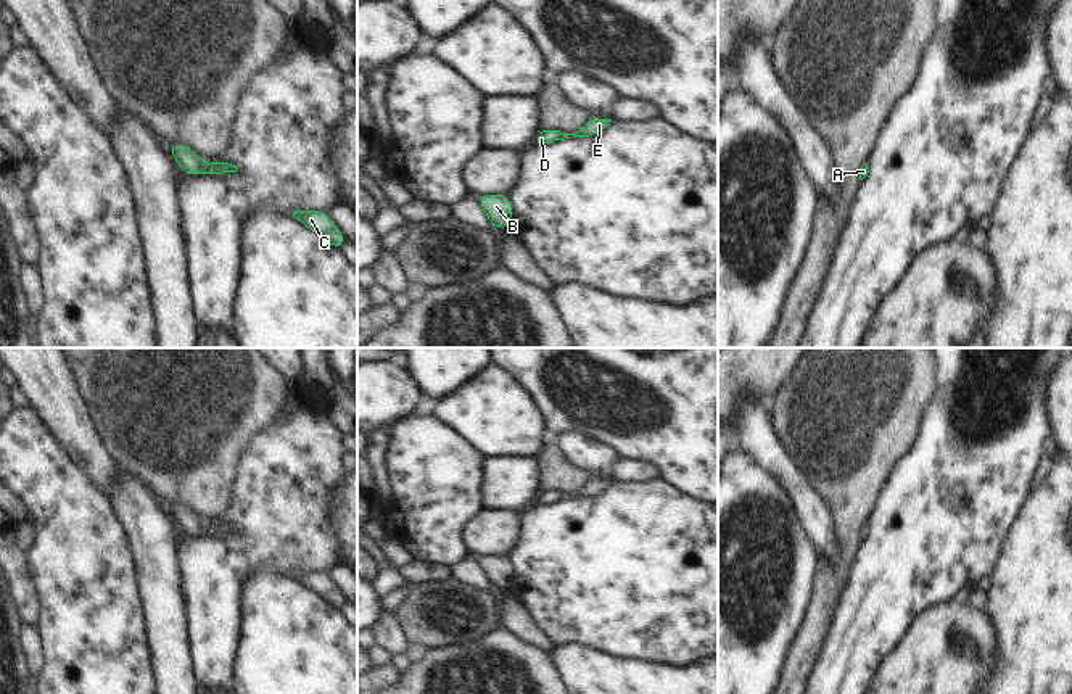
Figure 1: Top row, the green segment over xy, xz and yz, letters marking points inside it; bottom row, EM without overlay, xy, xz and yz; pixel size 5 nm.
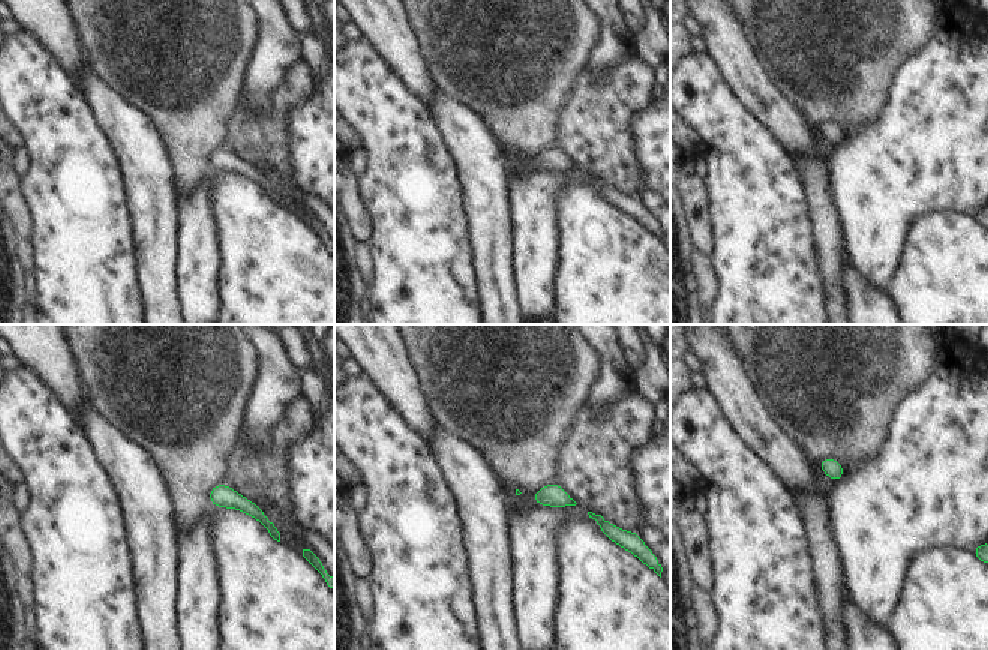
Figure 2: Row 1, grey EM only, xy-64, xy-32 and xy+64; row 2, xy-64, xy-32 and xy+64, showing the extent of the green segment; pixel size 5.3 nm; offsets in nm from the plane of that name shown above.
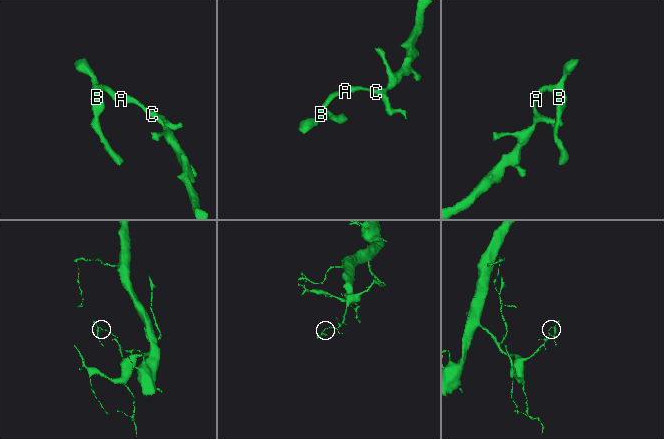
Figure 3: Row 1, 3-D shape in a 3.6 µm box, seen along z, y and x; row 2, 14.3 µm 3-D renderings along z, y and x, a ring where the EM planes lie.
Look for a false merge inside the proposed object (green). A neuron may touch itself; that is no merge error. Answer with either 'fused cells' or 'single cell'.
single cell

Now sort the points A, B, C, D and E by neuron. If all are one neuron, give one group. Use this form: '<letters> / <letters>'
A B C D E

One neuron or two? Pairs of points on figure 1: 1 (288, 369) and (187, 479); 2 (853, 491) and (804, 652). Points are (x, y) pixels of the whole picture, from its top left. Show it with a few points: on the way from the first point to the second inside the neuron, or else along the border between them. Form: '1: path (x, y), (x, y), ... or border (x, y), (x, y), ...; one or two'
1: border (271, 364), (284, 379), (284, 406), (279, 413); two
2: path (849, 532), (845, 565), (829, 585), (821, 612); one

